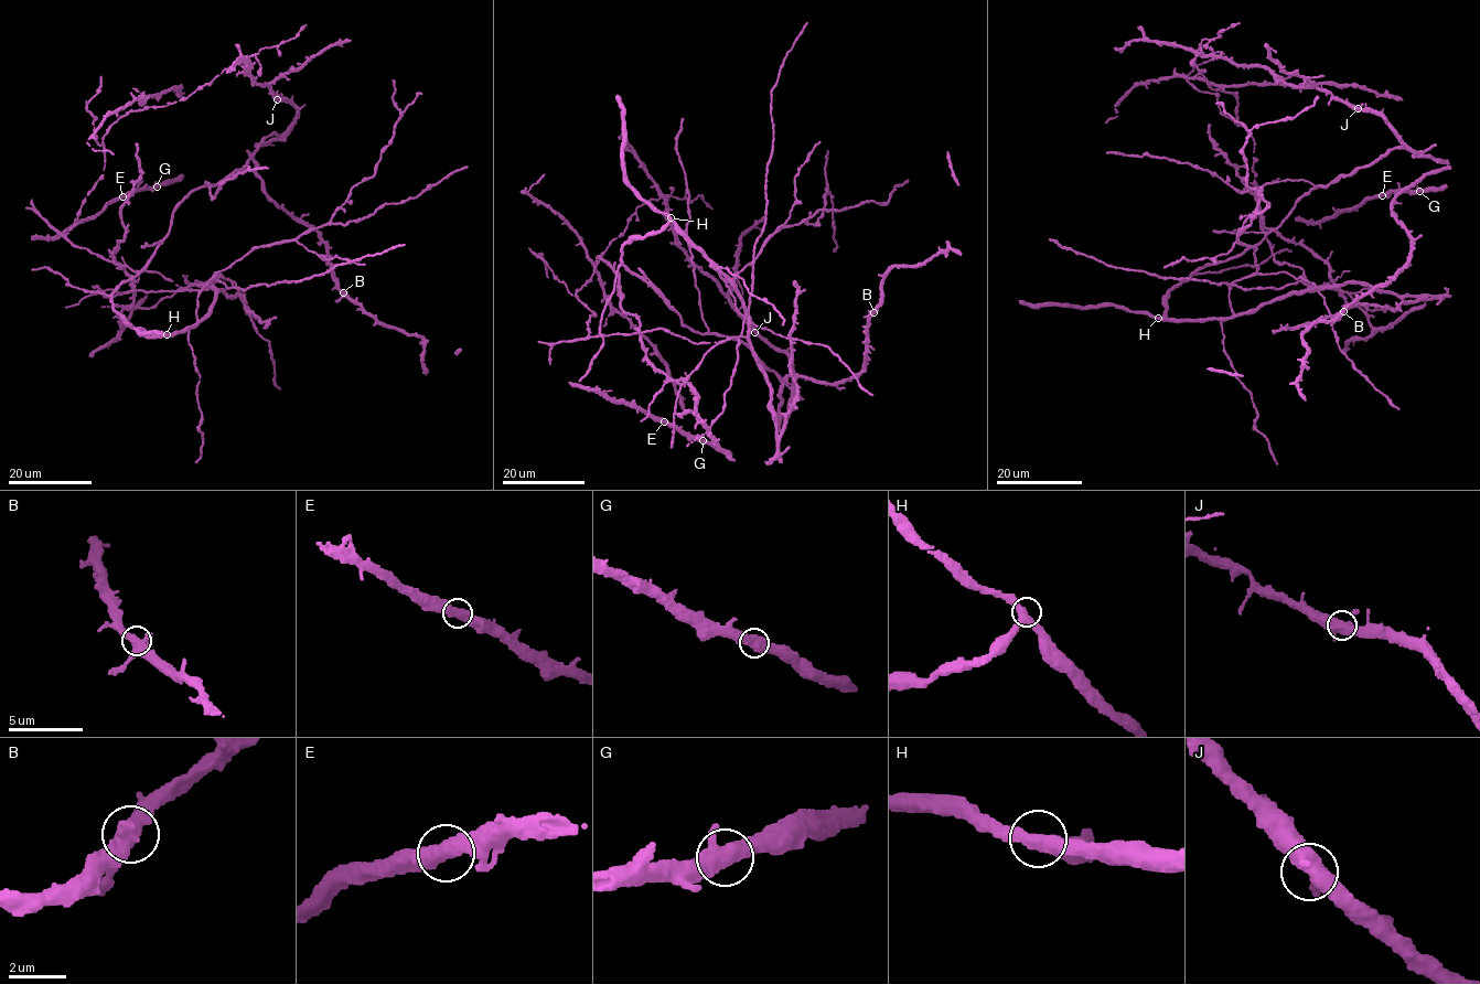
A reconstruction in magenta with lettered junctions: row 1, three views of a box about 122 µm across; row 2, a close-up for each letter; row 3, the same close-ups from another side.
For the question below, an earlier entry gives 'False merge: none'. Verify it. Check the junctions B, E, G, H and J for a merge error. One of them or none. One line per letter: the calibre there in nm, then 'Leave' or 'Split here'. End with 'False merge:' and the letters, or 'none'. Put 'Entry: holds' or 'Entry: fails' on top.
Entry: holds
B: Thickness 440 nm. Leave
E: Thickness 400 nm. Leave
G: Thickness 420 nm. Leave
H: Thickness 400 nm. Leave
J: Thickness 440 nm. Leave
False merge: none

